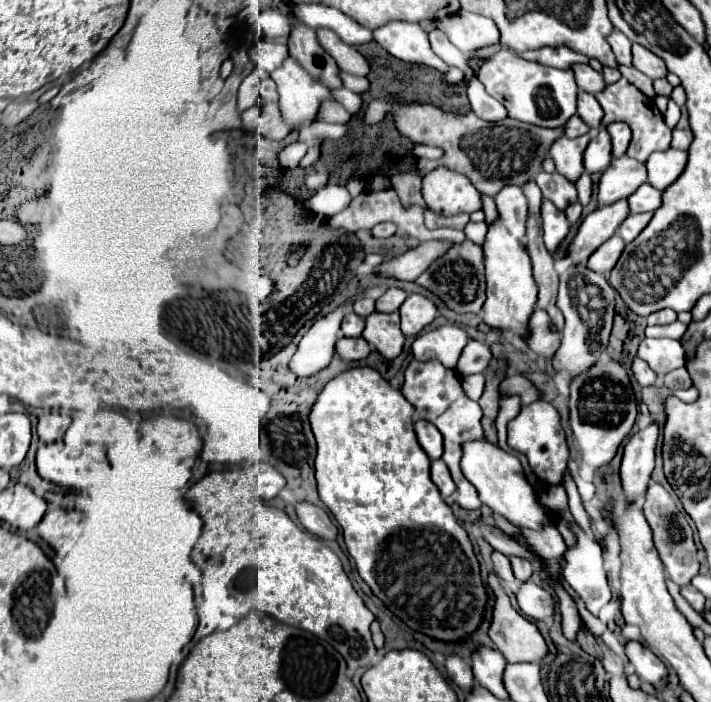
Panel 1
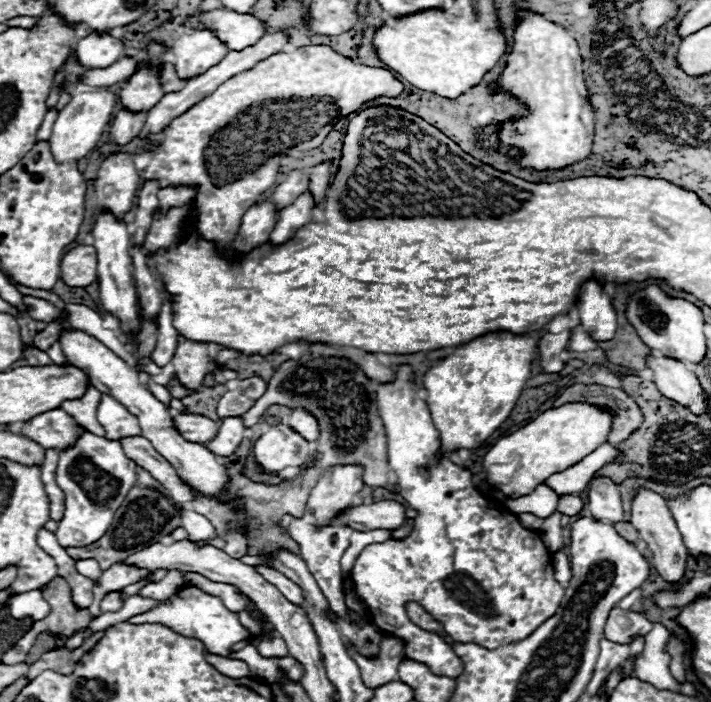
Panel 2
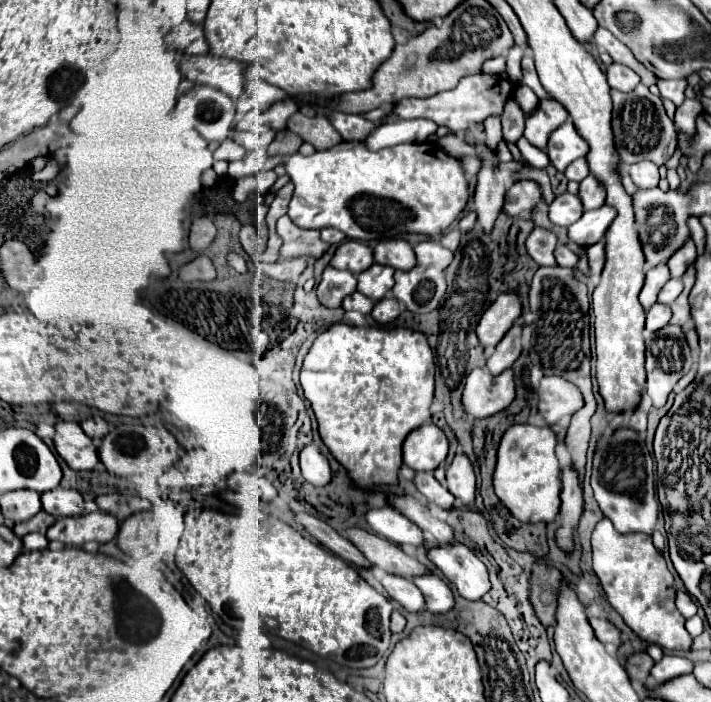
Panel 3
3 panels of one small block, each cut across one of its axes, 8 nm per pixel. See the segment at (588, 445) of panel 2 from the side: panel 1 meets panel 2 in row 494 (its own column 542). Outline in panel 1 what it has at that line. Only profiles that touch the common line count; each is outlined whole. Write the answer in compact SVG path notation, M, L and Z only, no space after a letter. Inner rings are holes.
M486 438L482 440L470 440L462 446L462 472L468 482L474 484L478 490L480 500L492 508L494 514L504 516L508 522L520 528L542 528L544 524L552 524L550 510L544 508L532 490L532 486L526 482L522 466L516 456L510 456L508 452L502 452L502 448L490 444Z

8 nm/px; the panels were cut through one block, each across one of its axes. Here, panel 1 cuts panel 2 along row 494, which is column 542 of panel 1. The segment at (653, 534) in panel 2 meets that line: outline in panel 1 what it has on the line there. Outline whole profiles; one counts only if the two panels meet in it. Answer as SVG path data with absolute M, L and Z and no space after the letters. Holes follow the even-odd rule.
M490 576L490 586L494 588L496 592L496 604L494 604L494 620L492 620L492 626L488 630L494 646L506 656L506 660L510 664L518 664L518 662L540 662L546 658L548 654L548 646L546 646L546 640L542 638L540 630L536 628L536 624L532 624L530 620L526 620L522 614L518 614L512 606L510 606L510 600L508 596L504 594L504 590L500 588L498 584L498 578L496 576Z

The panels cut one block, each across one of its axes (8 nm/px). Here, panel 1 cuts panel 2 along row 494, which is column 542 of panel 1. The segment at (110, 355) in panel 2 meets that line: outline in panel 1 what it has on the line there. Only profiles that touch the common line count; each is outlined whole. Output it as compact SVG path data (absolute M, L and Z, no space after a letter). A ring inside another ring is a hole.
M544 200L542 204L542 218L544 218L544 244L550 254L556 254L560 242L570 232L570 224L566 220L566 214L558 210L550 200Z

